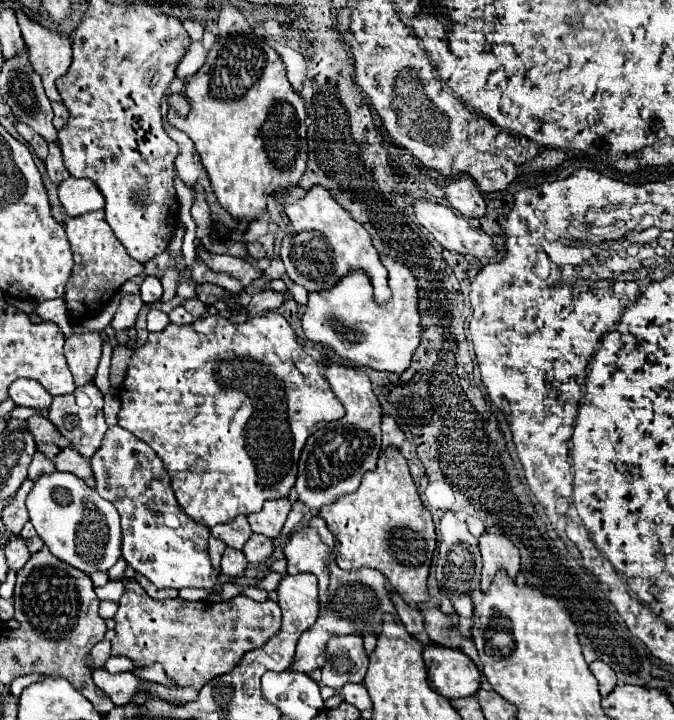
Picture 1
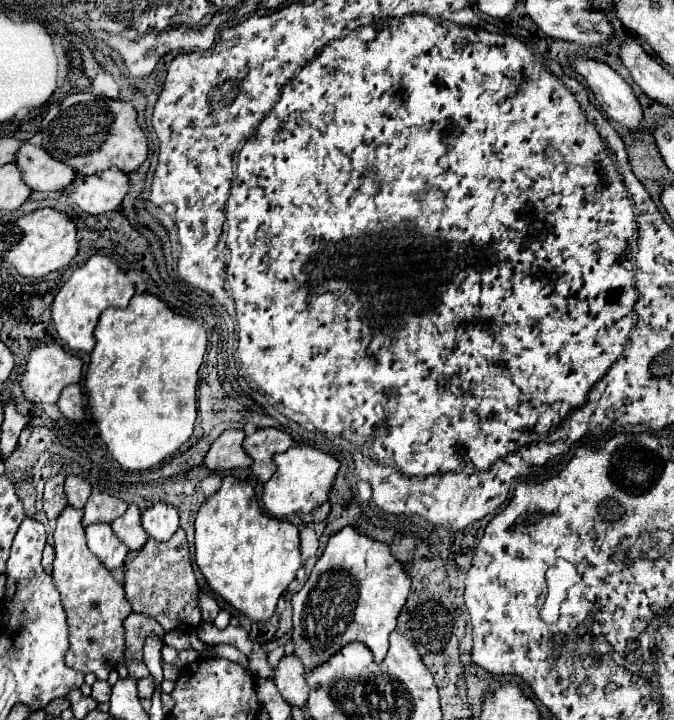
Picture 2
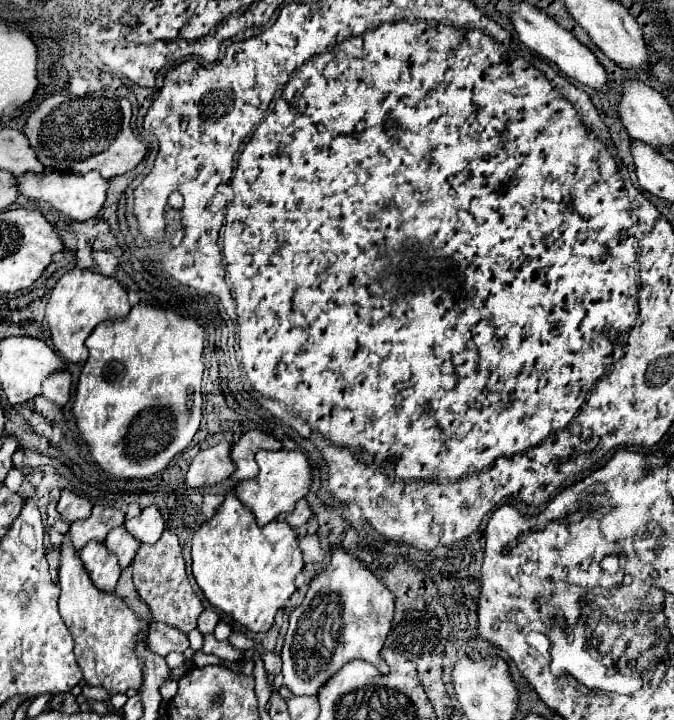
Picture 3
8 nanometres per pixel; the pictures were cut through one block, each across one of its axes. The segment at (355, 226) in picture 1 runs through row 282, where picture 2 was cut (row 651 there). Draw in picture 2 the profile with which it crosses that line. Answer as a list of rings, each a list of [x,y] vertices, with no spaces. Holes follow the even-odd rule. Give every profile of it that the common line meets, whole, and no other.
[[[352,526],[342,528],[338,534],[330,536],[324,554],[318,558],[310,578],[302,586],[300,592],[292,596],[294,606],[294,634],[292,642],[296,644],[296,656],[304,662],[306,668],[314,668],[322,664],[330,656],[334,656],[344,644],[364,642],[376,662],[382,662],[388,652],[388,636],[396,628],[396,620],[400,610],[406,604],[410,592],[410,576],[406,574],[402,562],[390,552],[390,546],[368,538],[356,532]]]

